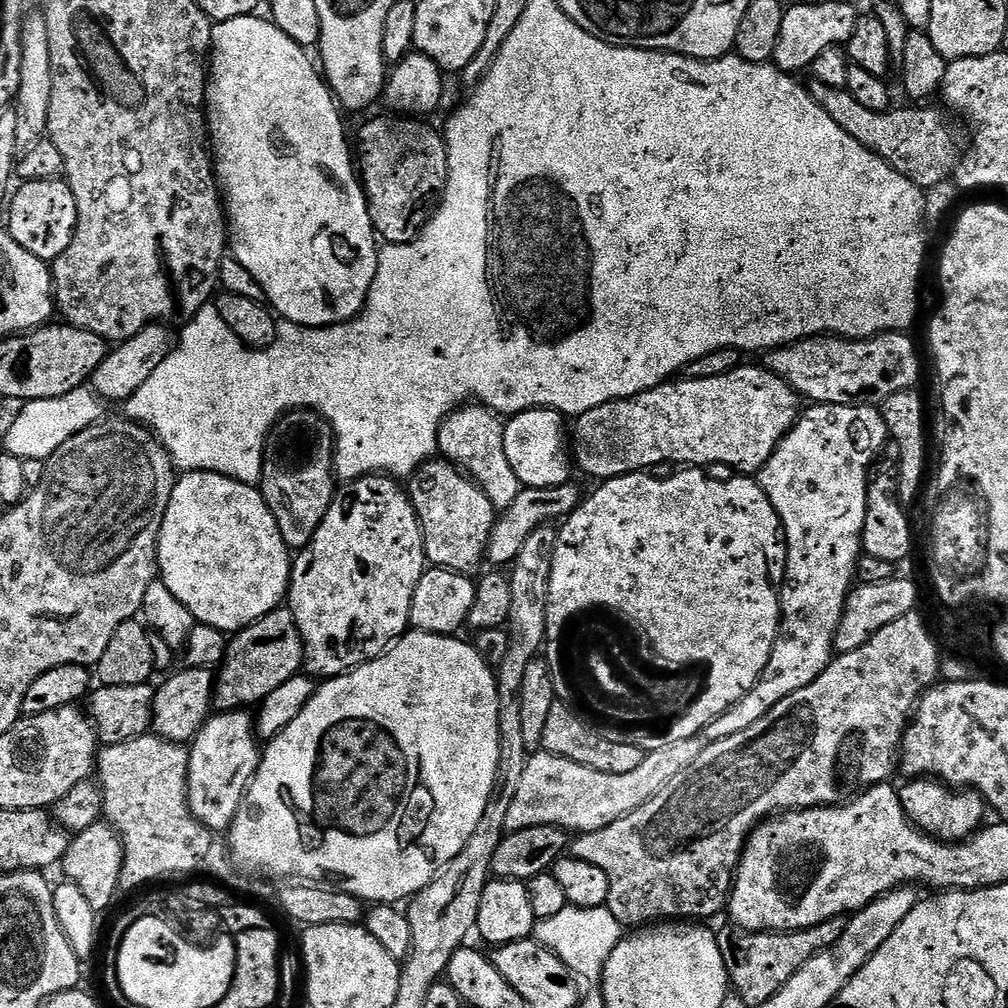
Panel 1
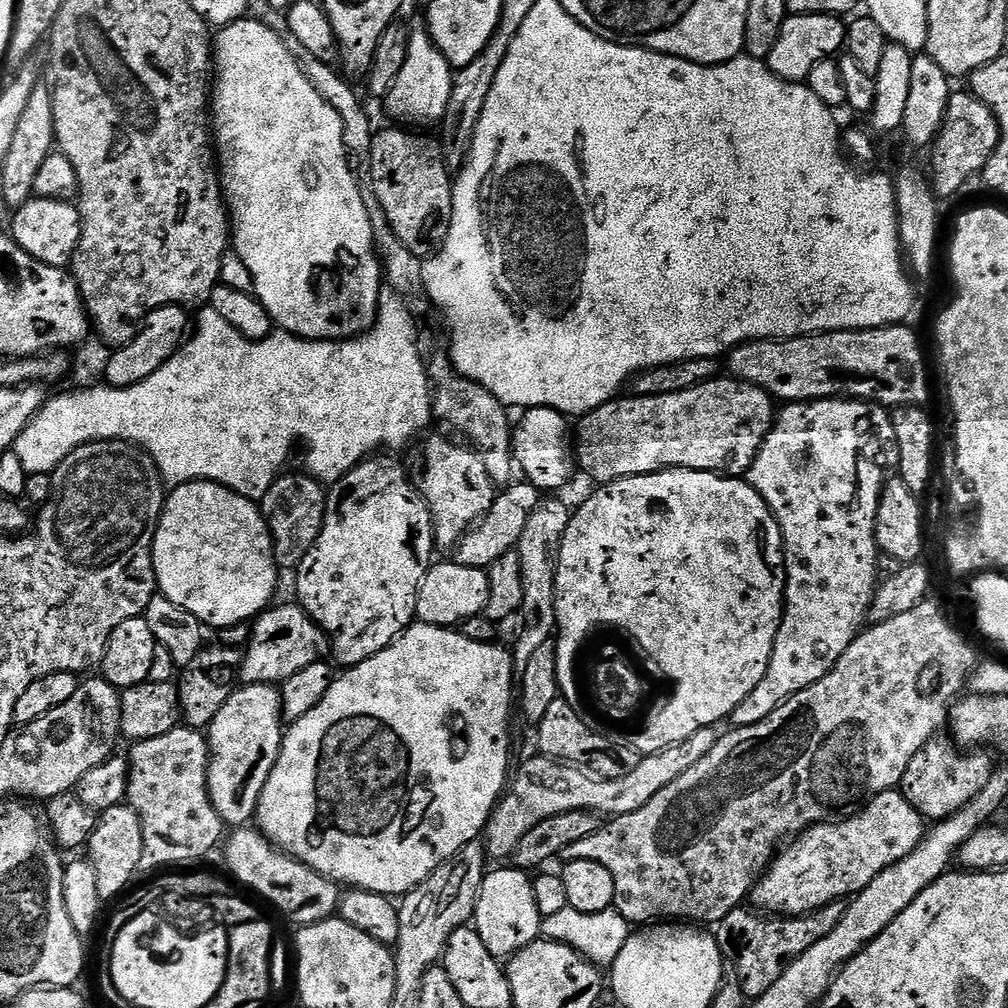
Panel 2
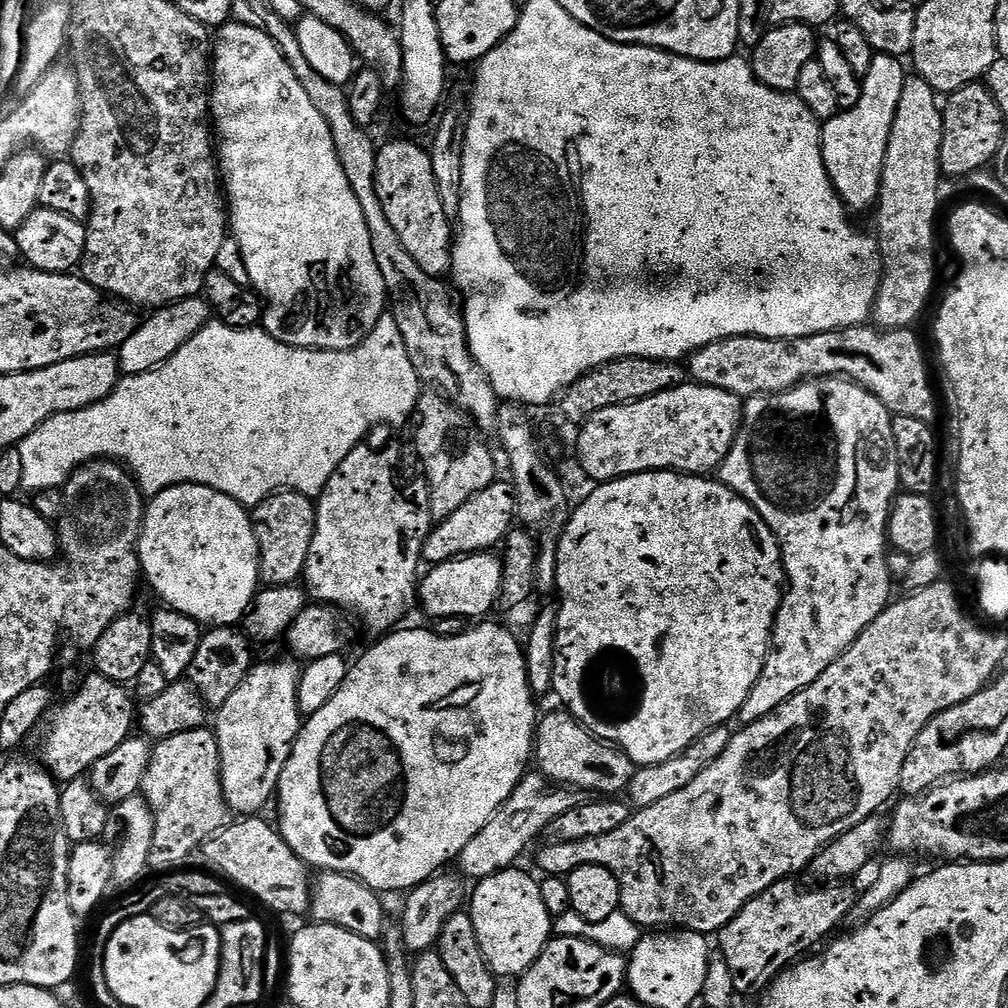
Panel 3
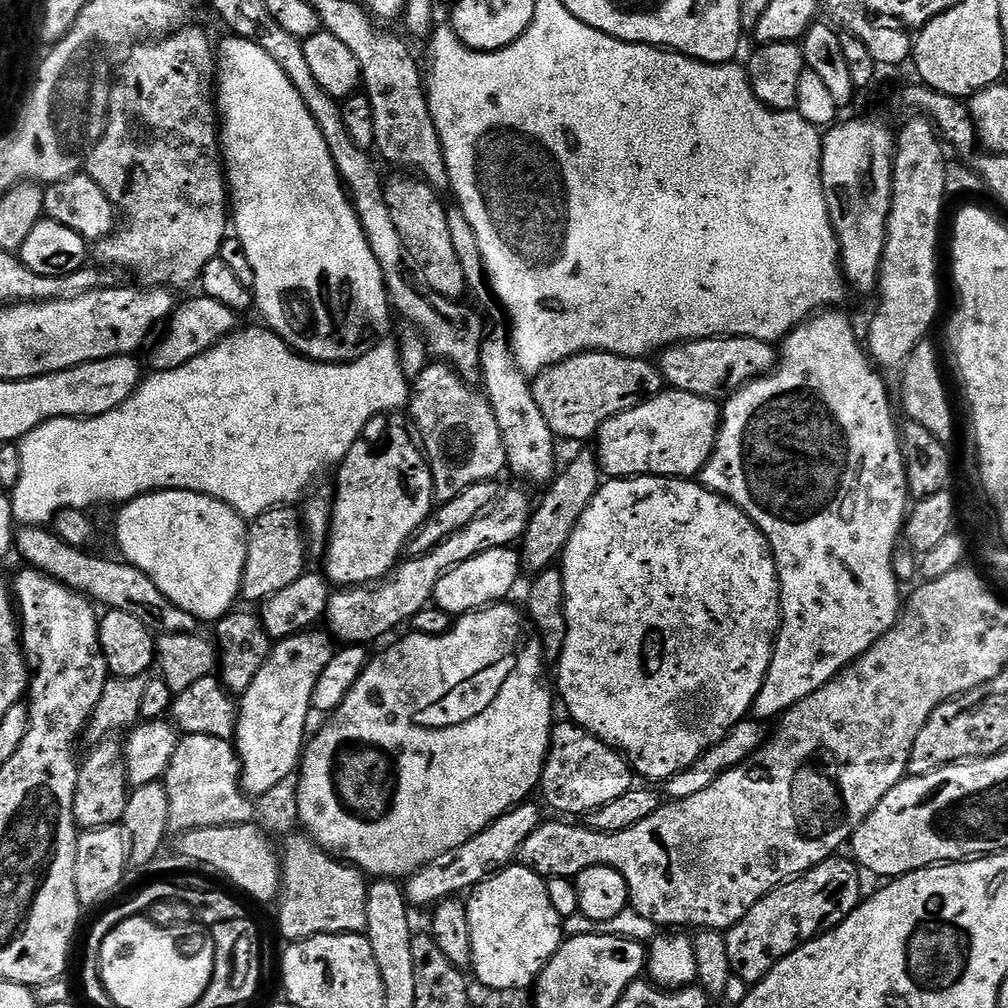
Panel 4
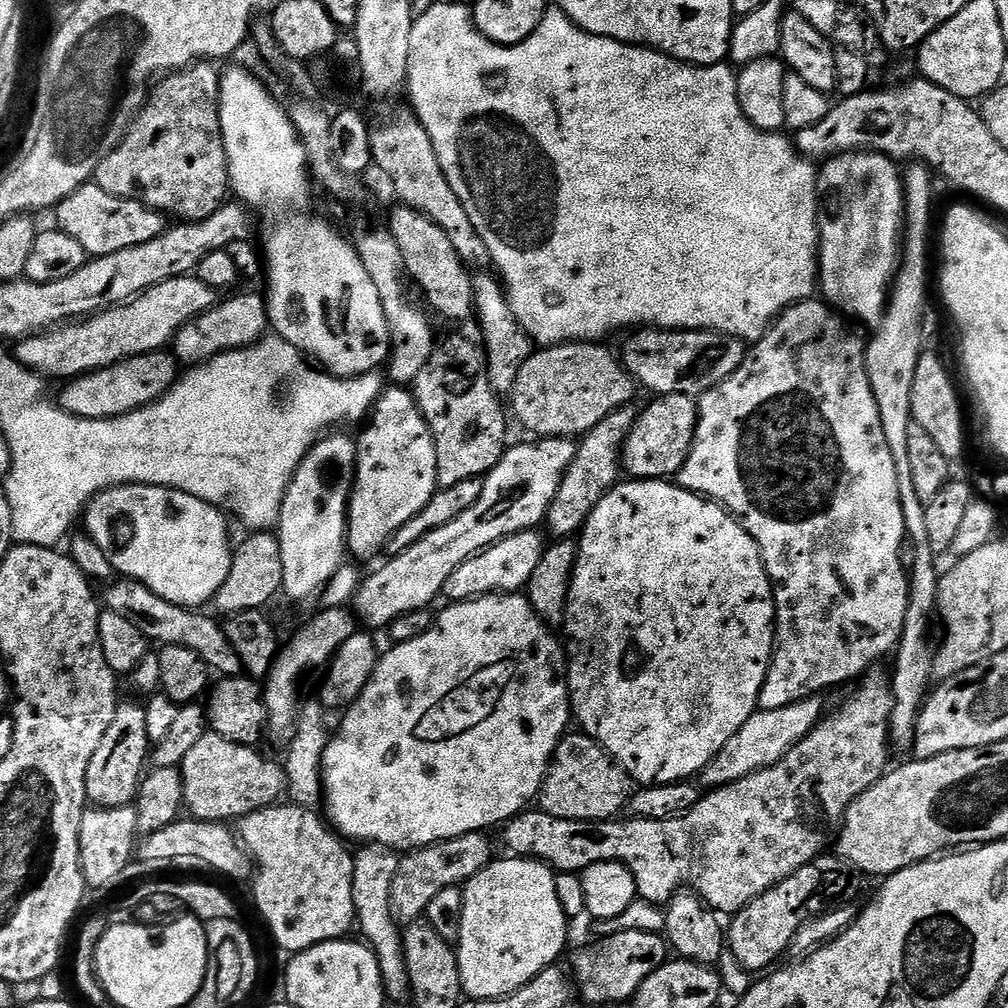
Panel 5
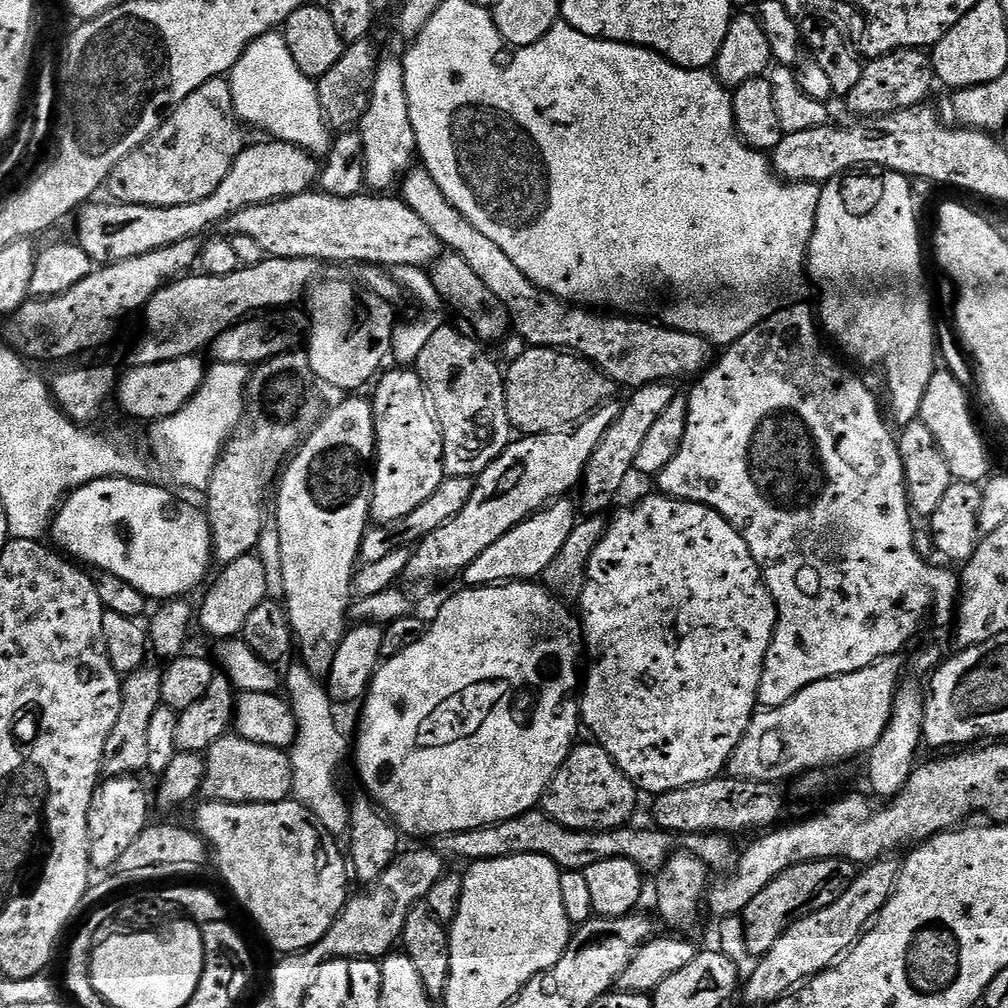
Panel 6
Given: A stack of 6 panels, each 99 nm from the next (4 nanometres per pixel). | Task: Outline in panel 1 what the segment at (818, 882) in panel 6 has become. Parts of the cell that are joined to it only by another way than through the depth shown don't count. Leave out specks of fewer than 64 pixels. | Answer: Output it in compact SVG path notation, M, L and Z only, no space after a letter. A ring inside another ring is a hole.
M837 918L797 932L745 932L735 926L719 929L716 941L718 950L722 950L729 985L749 1006L759 1006L779 991L808 959L834 946L842 937L844 925L845 921Z

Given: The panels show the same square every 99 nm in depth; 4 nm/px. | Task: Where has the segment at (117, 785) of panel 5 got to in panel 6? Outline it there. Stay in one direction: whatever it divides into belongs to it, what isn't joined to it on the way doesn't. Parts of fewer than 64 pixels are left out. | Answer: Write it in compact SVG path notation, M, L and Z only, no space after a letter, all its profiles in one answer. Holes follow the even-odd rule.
M145 666L127 673L123 677L120 693L122 694L122 710L118 710L118 722L114 722L114 730L110 730L110 738L106 738L104 751L105 777L131 776L143 773L148 767L146 741L150 730L150 721L154 718L154 710L162 705L162 671L159 667Z

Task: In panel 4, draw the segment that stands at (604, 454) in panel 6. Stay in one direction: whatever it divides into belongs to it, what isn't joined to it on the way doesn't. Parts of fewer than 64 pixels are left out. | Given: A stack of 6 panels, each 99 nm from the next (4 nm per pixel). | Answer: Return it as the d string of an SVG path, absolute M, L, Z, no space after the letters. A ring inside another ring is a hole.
M592 450L578 453L565 468L563 465L557 471L556 479L547 485L545 492L548 493L541 498L540 504L538 500L524 535L518 541L520 563L525 573L545 572L563 557L566 542L570 542L570 534L574 534L574 526L578 526L578 518L582 518L586 506L590 506L601 483L600 461Z

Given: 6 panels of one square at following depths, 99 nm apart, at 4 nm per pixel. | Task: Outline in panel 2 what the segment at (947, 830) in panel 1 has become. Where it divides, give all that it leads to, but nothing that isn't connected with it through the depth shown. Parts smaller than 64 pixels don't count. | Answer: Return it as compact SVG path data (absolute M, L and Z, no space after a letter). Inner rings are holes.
M933 738L929 740L906 766L898 791L918 810L918 814L928 822L939 822L953 816L962 806L969 804L990 782L994 763L984 750L961 750L951 739Z

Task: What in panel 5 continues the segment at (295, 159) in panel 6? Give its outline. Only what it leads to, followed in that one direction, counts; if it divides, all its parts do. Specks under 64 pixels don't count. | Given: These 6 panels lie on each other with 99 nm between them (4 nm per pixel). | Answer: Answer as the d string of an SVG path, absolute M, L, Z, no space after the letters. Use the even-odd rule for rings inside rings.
M94 182L83 184L78 190L74 190L74 194L70 194L70 198L62 198L62 202L54 209L54 215L56 215L55 227L61 232L70 234L70 238L76 239L82 245L82 250L86 250L92 258L118 254L118 250L126 250L130 246L142 246L150 242L150 238L158 238L166 231L165 217L161 213L155 212L153 208L137 200L127 200L118 198L114 194L106 194L106 190L102 190L102 186Z

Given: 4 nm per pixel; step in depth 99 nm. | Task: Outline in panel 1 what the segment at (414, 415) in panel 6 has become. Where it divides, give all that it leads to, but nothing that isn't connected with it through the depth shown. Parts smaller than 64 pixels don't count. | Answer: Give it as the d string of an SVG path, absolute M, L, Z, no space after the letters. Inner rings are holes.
M373 474L363 476L357 480L347 481L343 486L337 487L336 497L332 500L330 510L326 510L326 518L322 518L322 526L312 535L312 541L305 548L295 553L292 562L292 582L288 586L286 607L294 614L294 622L300 631L300 637L304 643L303 671L313 678L331 678L343 676L345 672L351 672L353 668L362 666L371 660L377 660L383 656L405 632L410 628L410 606L414 598L414 590L418 582L424 577L426 561L424 558L424 543L422 542L422 530L416 517L416 511L408 498L407 491L400 488L395 479L387 474Z

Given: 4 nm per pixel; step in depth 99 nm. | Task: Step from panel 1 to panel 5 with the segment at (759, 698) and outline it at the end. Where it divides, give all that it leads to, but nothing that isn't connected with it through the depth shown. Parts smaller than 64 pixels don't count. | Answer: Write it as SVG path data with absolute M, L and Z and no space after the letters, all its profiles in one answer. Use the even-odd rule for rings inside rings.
M809 298L791 304L772 323L768 333L745 351L738 370L734 370L730 378L699 397L690 454L674 477L680 487L706 496L727 508L751 534L760 551L768 581L772 584L772 599L776 602L776 647L772 649L772 661L768 663L768 673L760 691L758 708L762 712L782 710L782 706L824 694L827 688L835 684L863 677L875 665L872 664L875 660L882 659L888 651L889 655L897 647L906 622L909 573L899 561L899 550L905 544L906 535L898 477L886 434L882 430L882 418L878 418L878 402L874 398L874 390L870 390L870 378L866 374L865 341L860 341L854 333L848 332L843 322L841 313L829 307L823 299Z

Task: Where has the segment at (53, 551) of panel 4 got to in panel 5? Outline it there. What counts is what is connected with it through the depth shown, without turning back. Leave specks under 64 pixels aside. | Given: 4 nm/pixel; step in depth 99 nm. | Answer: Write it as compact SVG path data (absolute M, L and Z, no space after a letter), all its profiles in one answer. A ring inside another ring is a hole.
M131 578L117 579L105 588L108 589L104 596L102 592L103 607L114 614L122 614L122 618L127 618L129 622L134 622L134 626L138 626L138 630L142 630L149 641L156 643L157 640L157 645L160 646L186 646L197 652L213 673L220 672L216 674L221 677L241 675L240 659L234 646L230 646L230 638L226 638L224 625L219 619L211 620L210 617L203 616L203 611L166 602L166 598L154 594L154 590Z

